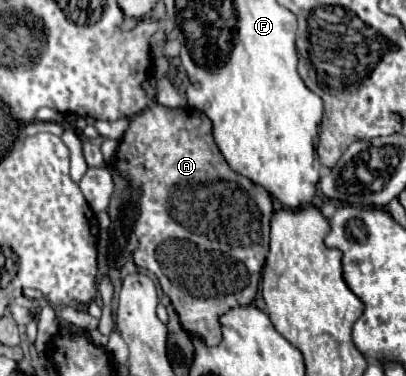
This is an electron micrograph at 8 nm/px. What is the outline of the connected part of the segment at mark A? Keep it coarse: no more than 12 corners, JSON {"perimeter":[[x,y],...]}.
{"perimeter":[[131,119],[139,247],[183,329],[221,343],[257,297],[271,195],[211,121]]}

